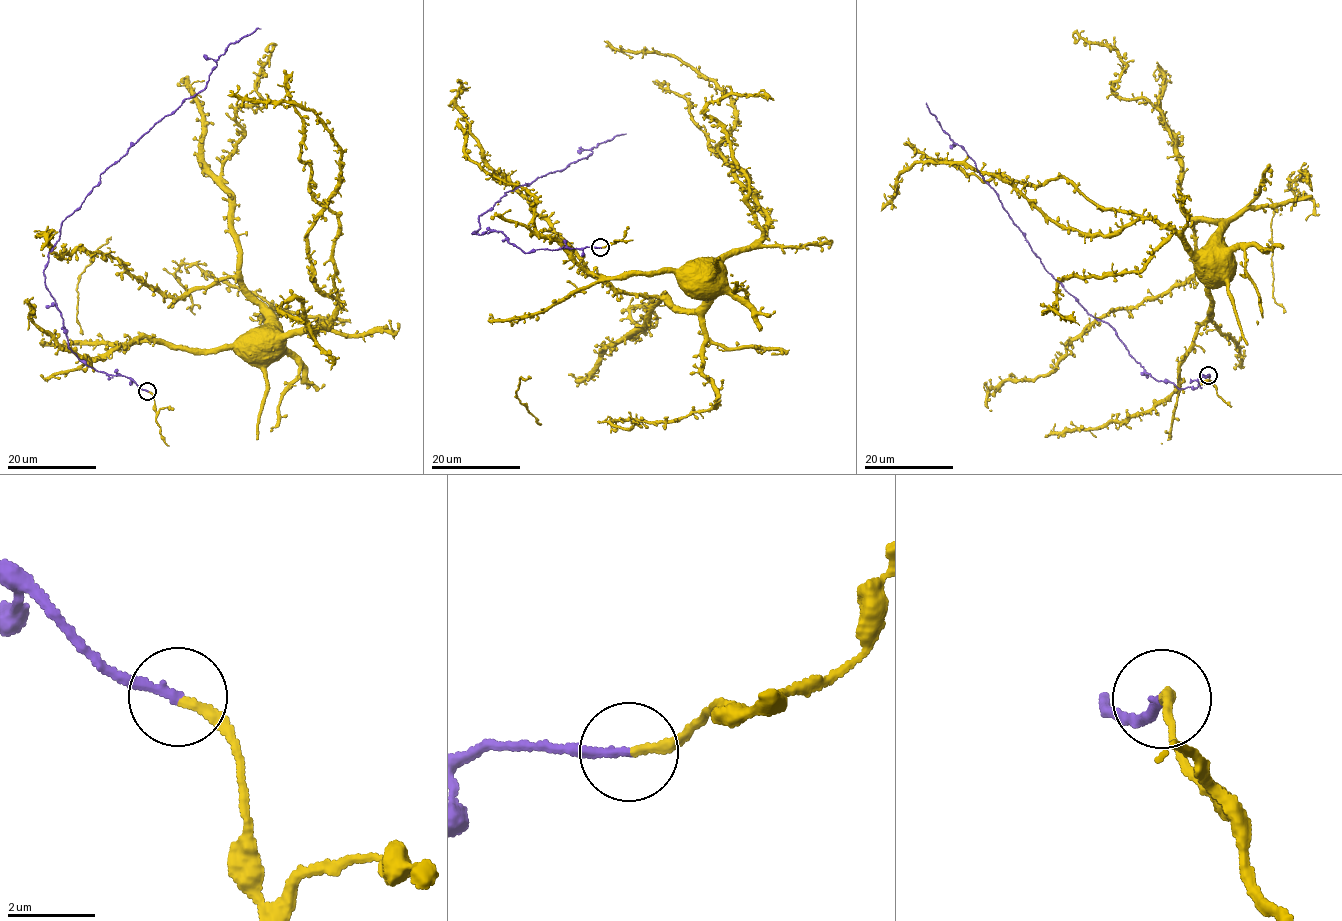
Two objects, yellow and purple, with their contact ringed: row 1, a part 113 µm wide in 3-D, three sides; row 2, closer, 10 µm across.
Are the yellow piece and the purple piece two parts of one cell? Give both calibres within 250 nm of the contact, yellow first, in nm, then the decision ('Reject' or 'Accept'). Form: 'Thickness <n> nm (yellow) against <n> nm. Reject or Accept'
Thickness 220 nm (yellow) against 200 nm. Accept

